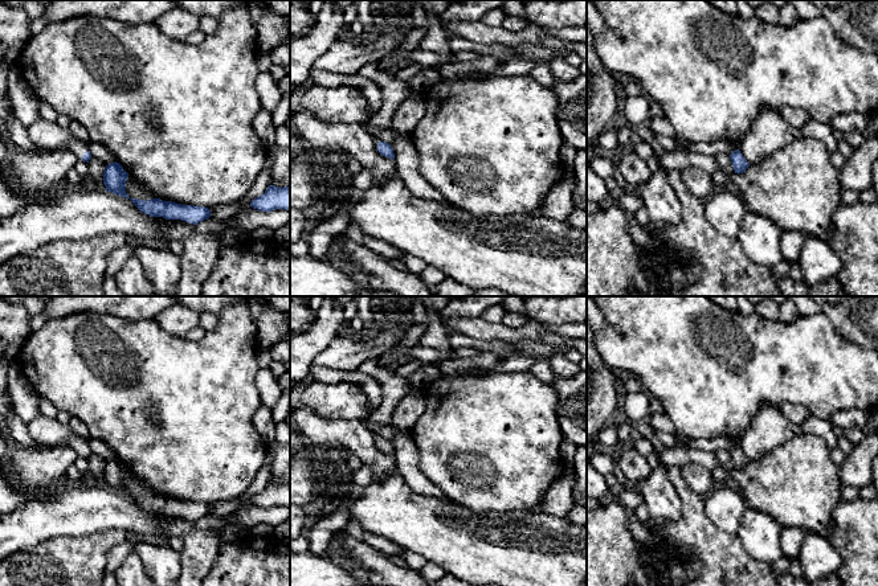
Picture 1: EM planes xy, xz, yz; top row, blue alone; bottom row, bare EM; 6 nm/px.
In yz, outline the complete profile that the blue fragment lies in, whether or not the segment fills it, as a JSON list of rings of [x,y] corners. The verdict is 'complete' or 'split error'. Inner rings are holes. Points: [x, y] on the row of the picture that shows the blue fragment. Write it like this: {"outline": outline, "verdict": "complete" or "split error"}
{"outline": [[[735,149],[731,155],[730,155],[730,159],[731,159],[731,163],[732,163],[732,167],[734,167],[734,171],[735,173],[743,173],[748,167],[750,164],[747,163],[747,160],[744,159],[744,156],[740,153],[739,149]]], "verdict": "complete"}

